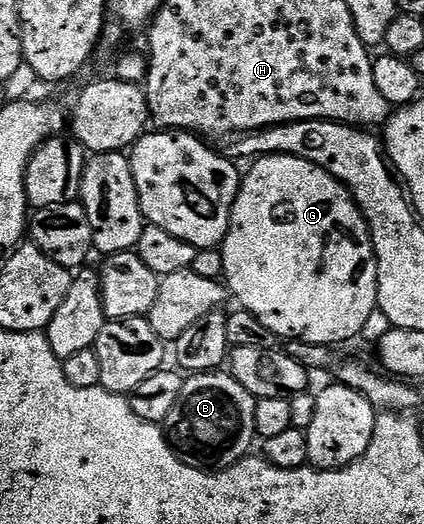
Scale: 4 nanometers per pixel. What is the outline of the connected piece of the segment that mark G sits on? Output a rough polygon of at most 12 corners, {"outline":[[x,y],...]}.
{"outline":[[260,156],[223,280],[277,338],[336,346],[377,310],[351,191]]}

